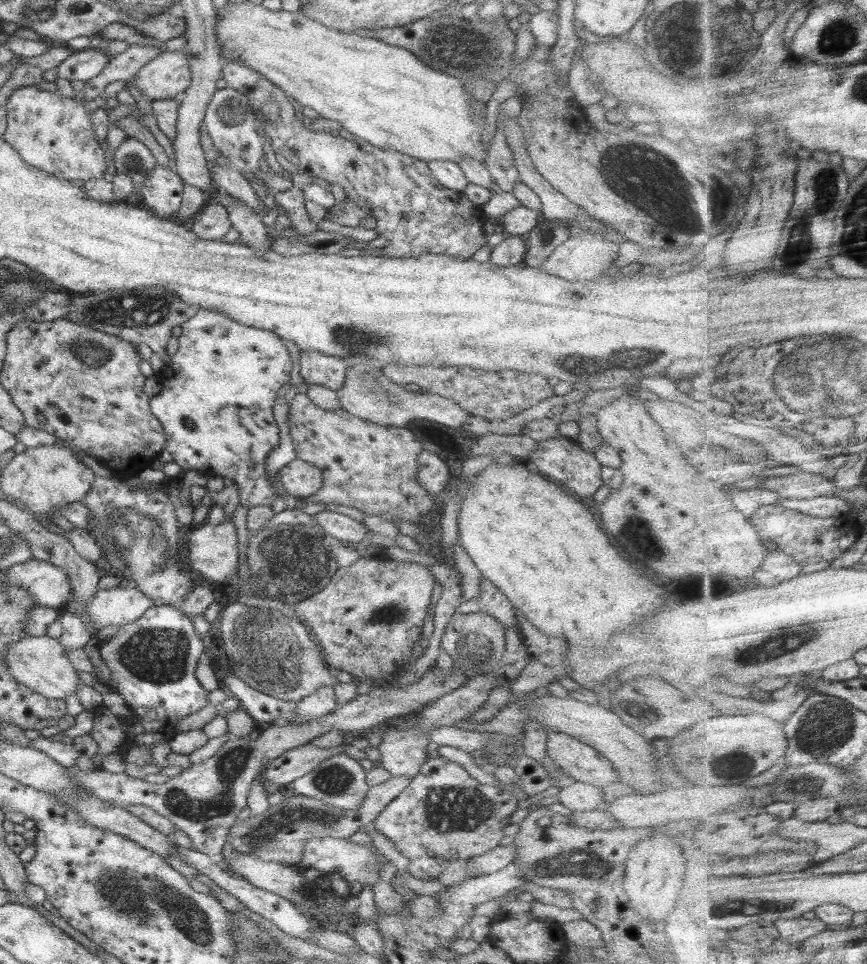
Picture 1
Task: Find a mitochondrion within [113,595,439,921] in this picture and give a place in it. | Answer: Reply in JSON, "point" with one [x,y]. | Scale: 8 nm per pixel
{"point":[264,649]}

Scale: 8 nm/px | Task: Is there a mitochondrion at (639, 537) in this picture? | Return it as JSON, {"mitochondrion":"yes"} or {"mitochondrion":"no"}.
{"mitochondrion":"yes"}

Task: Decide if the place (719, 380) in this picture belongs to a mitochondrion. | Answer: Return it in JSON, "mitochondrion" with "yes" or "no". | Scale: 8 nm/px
{"mitochondrion":"no"}

